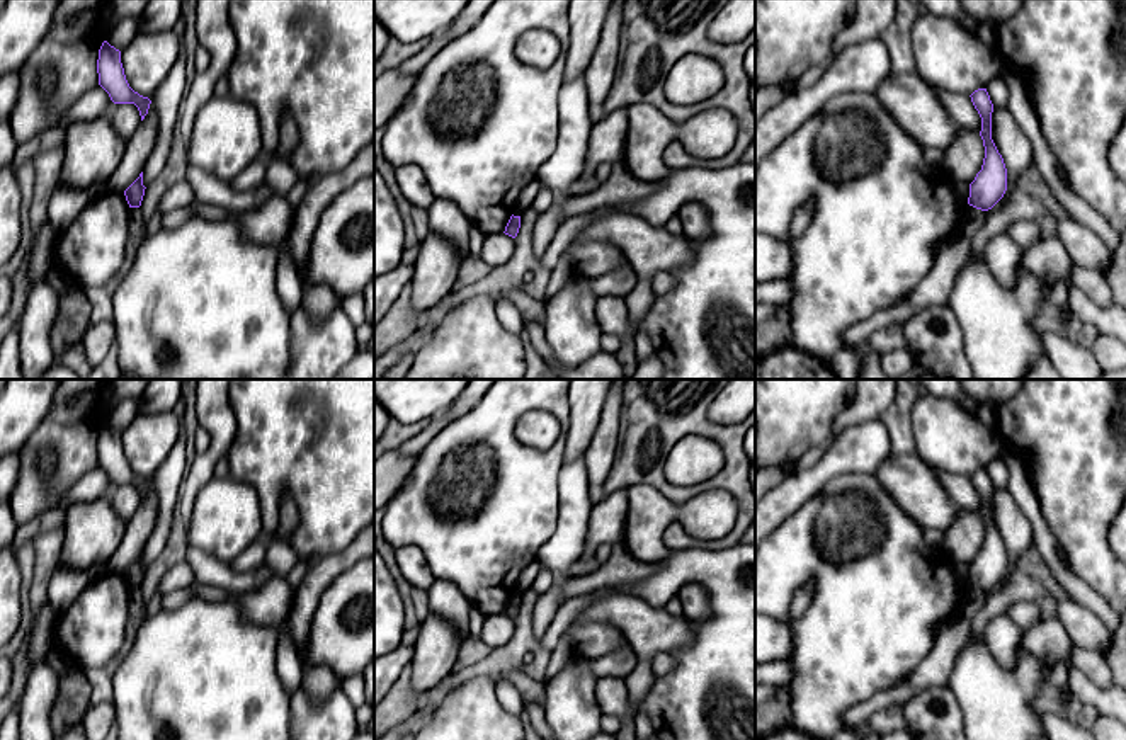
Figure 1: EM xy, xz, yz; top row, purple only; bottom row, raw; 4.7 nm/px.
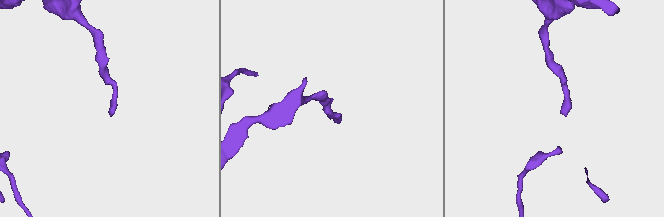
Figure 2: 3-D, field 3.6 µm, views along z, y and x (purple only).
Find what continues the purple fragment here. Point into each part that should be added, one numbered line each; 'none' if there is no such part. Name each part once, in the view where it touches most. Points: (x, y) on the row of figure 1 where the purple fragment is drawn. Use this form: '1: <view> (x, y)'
none

